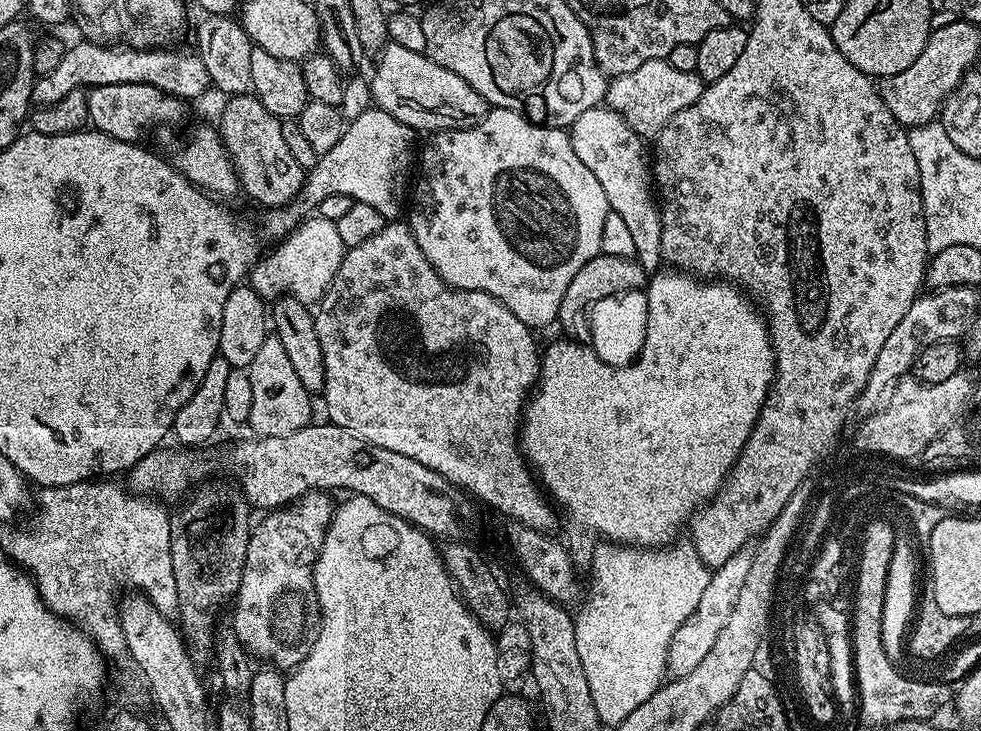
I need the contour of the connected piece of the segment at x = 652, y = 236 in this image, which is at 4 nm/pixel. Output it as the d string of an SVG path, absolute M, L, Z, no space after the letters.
M597 106L578 114L570 135L574 154L582 158L586 170L598 178L608 199L610 211L626 222L634 241L634 257L640 264L653 266L662 260L662 222L654 177L650 171L650 156L644 153L645 141L618 113L607 106Z

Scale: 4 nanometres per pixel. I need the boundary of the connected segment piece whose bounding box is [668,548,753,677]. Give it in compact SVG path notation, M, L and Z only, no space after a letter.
M745 548L738 554L731 555L722 566L712 572L705 593L701 595L701 602L698 602L694 613L690 614L675 632L671 646L668 647L668 669L673 677L690 674L691 670L710 654L710 649L714 646L714 641L721 633L727 618L730 618L730 611L741 594L747 575L750 574L752 557L753 553Z

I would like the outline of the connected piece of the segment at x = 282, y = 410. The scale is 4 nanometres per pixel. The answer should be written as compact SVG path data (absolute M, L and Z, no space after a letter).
M268 334L259 347L258 354L246 369L248 375L248 424L256 431L257 437L285 436L302 430L313 423L313 397L302 386L294 365L282 346L282 342L274 334Z

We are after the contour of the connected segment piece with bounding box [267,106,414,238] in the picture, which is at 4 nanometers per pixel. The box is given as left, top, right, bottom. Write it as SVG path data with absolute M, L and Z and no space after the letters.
M375 106L368 108L366 114L358 114L358 118L347 121L342 138L338 138L338 143L326 154L320 157L320 160L307 169L302 190L290 204L285 207L273 207L267 214L268 224L272 227L272 232L276 238L283 238L301 223L309 214L315 213L325 198L330 198L334 194L352 197L355 202L366 202L366 206L374 206L378 214L382 214L385 221L392 222L397 219L396 216L405 211L406 193L410 188L410 176L408 180L408 171L414 168L414 152L412 156L412 136L414 130L398 118L386 114L381 108Z

